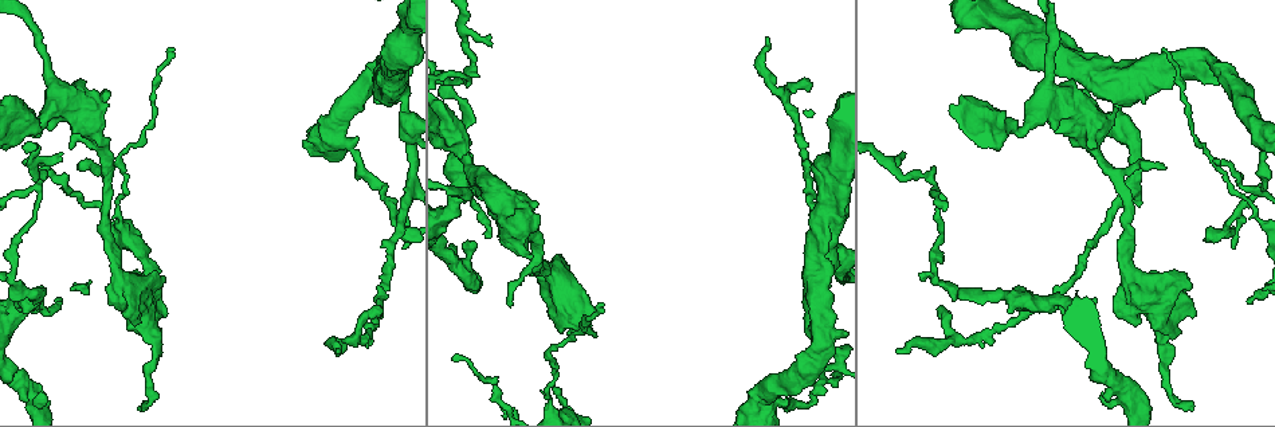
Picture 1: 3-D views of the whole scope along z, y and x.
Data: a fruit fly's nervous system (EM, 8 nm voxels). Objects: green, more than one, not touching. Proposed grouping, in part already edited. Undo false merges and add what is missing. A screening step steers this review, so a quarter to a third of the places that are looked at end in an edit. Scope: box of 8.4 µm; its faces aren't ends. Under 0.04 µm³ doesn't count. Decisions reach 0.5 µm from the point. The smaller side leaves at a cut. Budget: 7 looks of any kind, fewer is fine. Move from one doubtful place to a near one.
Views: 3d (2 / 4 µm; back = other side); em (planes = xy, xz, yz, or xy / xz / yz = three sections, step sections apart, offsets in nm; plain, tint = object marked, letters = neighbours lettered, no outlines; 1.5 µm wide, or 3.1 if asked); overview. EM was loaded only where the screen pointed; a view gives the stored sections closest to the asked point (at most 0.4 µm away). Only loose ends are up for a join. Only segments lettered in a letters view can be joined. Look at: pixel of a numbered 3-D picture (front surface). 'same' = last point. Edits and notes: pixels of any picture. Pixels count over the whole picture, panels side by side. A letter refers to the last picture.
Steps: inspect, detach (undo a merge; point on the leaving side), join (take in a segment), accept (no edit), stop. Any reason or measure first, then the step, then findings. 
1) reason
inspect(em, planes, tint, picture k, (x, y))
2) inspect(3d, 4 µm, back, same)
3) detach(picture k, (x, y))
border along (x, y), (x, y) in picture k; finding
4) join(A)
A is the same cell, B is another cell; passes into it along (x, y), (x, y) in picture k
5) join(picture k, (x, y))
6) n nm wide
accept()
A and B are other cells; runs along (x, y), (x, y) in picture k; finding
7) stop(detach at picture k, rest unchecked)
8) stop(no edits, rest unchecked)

narrows sharply
inspect(em, planes, tint, picture 1, (466, 164))

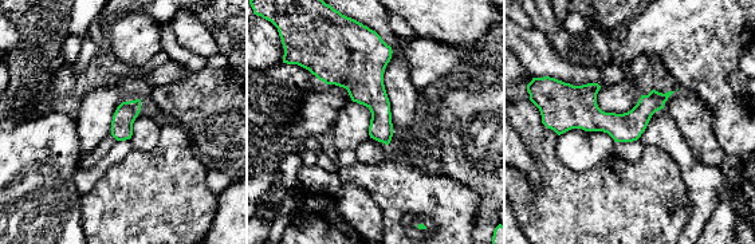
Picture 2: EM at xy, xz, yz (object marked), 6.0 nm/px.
inspect(em, planes, letters, same)

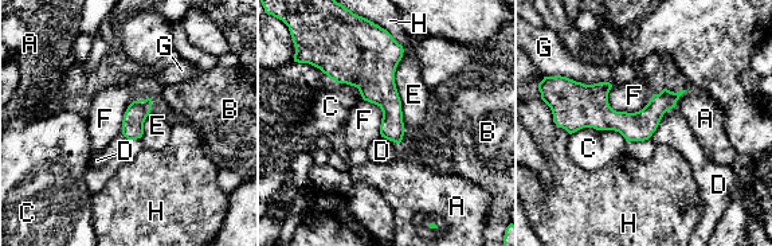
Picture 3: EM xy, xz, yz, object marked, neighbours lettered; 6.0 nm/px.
accept()
A, B, C, D, E, F, G and H are other cells; border along (653, 94), (634, 112), (607, 102) in picture 3; all the same cell

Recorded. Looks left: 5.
branch stops here
inspect(3d, 4 µm, picture 1, (1248, 303))

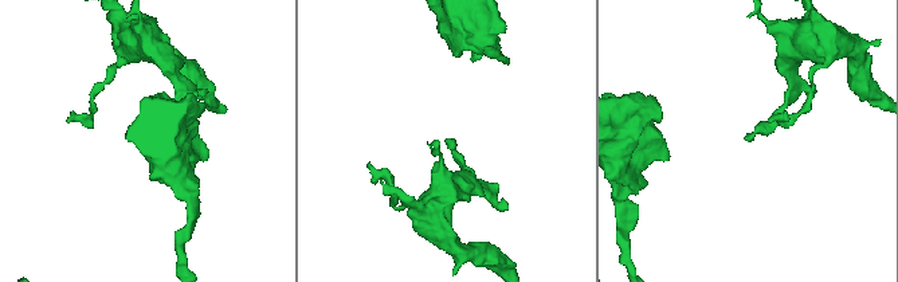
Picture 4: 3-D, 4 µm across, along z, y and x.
need the tissue
inspect(em, xy, step 8, plain, picture 4, (747, 138))

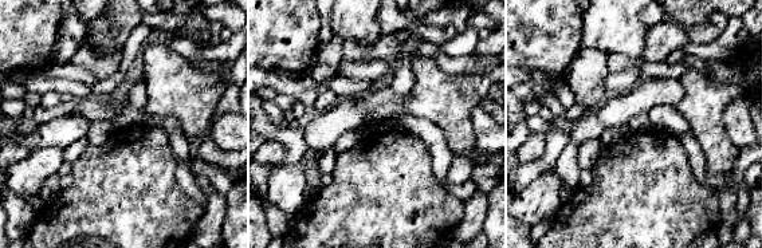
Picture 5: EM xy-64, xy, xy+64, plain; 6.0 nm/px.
what lies round it
inspect(em, xy, step 8, letters, same)

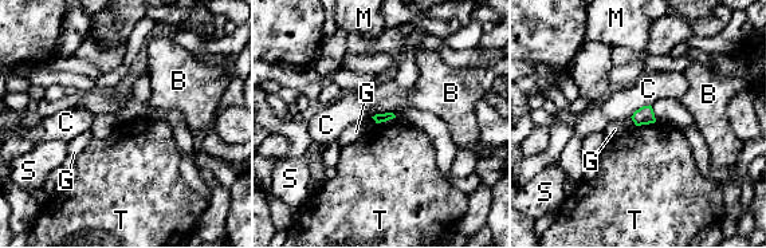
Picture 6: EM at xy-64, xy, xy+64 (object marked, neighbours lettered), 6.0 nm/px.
C touches over 150 nm
accept()
B, C, G, M, S and T are other cells; no lettered segment goes on from it

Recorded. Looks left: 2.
tapers out
inspect(em, xz, step 4, letters, picture 1, (57, 299))

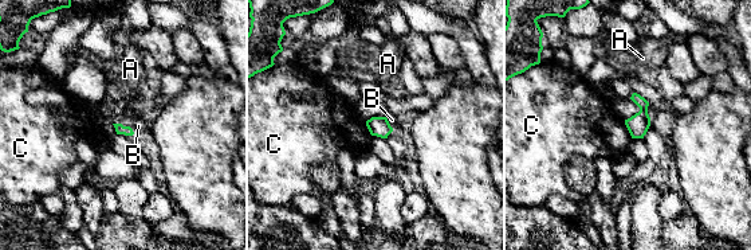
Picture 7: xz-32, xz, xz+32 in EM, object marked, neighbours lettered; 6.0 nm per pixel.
C touches over 120 nm
accept()
A, B and C are other cells; border along (624, 121), (632, 137) in picture 7; no lettered segment goes on from it

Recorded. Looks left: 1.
stop(no edits, rest unchecked)

